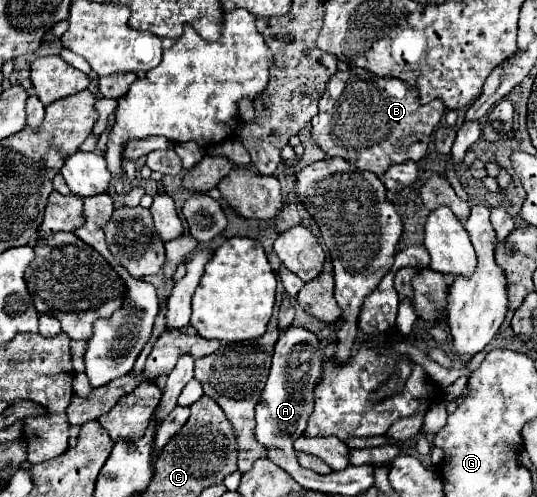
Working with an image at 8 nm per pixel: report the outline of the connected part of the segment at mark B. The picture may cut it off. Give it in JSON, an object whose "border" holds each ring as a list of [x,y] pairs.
{"border":[[[348,68],[344,72],[336,72],[328,86],[324,96],[320,98],[320,112],[312,118],[312,140],[318,144],[328,156],[338,156],[360,170],[370,170],[378,176],[382,176],[392,164],[402,164],[406,160],[418,162],[428,148],[430,134],[438,126],[446,112],[446,106],[442,100],[432,100],[430,104],[420,104],[418,90],[414,86],[398,80],[398,78],[378,78],[376,74],[370,74],[368,70]]]}

